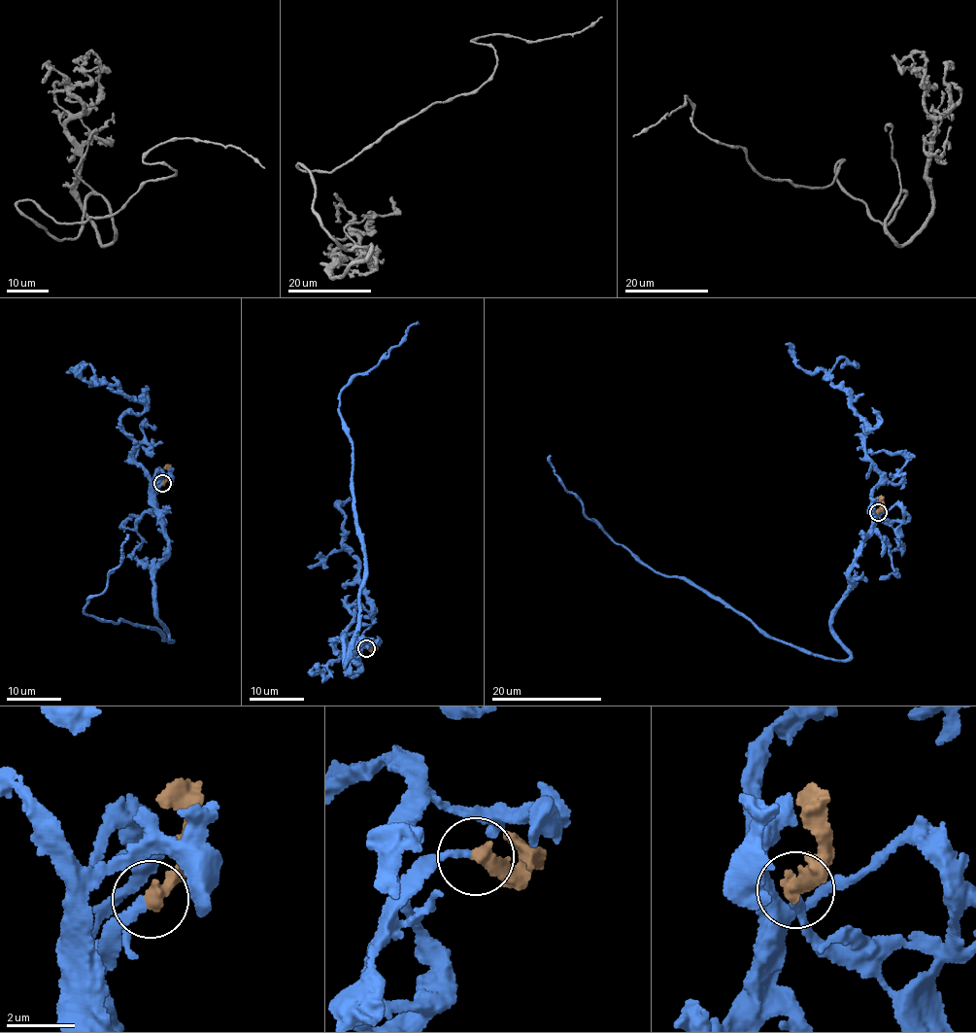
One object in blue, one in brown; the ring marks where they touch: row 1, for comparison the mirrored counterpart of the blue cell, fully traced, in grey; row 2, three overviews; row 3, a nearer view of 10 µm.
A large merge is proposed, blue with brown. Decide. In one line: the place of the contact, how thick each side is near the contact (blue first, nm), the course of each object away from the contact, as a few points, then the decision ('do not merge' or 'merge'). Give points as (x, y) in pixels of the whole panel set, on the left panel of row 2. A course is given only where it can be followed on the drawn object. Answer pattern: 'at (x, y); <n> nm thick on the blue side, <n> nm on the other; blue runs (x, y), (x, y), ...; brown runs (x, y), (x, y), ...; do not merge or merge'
at (162, 483); 240 nm thick on the blue side, 440 nm on the other; blue runs (162, 483), (153, 493), (157, 471), (150, 491), (167, 543), (152, 590), (171, 641), (85, 614), (129, 534); brown runs (162, 483), (167, 478), (167, 464); merge

